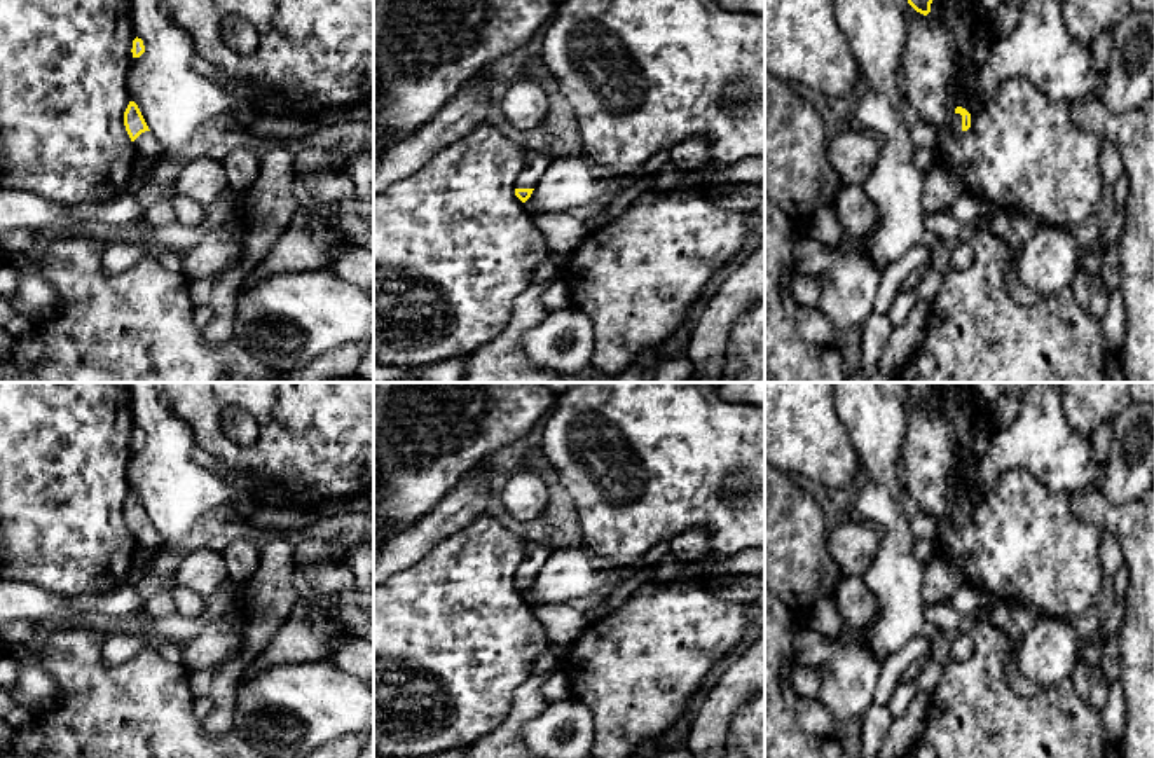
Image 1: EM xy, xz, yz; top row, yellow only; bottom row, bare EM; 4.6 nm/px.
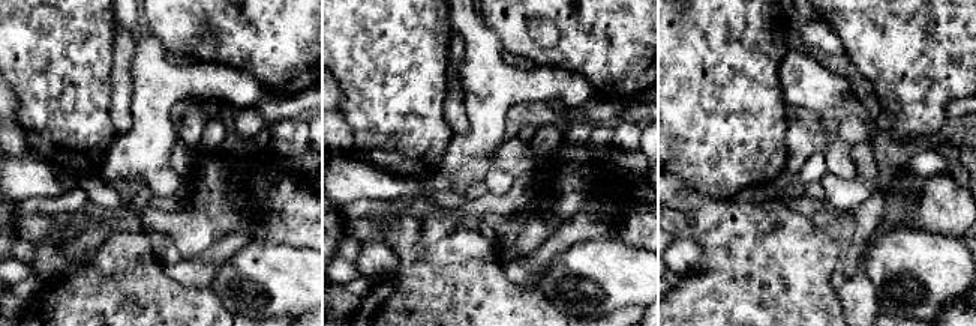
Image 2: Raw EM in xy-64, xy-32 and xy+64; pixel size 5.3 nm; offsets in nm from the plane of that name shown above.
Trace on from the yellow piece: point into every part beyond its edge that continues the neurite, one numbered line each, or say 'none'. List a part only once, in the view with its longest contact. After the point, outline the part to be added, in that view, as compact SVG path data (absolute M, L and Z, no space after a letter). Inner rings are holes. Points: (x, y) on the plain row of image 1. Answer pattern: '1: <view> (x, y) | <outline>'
1: yz (924, 526) | M953 505L950 512L944 513L941 519L918 512L910 519L908 526L915 538L931 540L932 543L936 543L939 531L944 526L960 526L960 524L962 524L962 506Z

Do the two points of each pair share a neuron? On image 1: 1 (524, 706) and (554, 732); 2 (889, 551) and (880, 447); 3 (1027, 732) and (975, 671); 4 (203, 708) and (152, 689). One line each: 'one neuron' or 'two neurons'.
1: two neurons
2: one neuron
3: one neuron
4: two neurons

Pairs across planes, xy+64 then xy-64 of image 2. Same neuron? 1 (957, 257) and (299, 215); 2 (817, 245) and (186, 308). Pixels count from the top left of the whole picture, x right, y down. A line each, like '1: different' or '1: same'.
1: different
2: same

